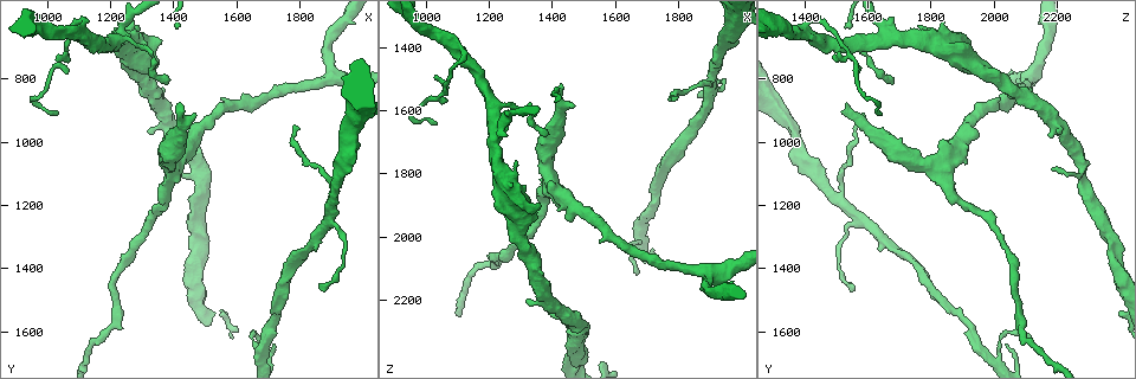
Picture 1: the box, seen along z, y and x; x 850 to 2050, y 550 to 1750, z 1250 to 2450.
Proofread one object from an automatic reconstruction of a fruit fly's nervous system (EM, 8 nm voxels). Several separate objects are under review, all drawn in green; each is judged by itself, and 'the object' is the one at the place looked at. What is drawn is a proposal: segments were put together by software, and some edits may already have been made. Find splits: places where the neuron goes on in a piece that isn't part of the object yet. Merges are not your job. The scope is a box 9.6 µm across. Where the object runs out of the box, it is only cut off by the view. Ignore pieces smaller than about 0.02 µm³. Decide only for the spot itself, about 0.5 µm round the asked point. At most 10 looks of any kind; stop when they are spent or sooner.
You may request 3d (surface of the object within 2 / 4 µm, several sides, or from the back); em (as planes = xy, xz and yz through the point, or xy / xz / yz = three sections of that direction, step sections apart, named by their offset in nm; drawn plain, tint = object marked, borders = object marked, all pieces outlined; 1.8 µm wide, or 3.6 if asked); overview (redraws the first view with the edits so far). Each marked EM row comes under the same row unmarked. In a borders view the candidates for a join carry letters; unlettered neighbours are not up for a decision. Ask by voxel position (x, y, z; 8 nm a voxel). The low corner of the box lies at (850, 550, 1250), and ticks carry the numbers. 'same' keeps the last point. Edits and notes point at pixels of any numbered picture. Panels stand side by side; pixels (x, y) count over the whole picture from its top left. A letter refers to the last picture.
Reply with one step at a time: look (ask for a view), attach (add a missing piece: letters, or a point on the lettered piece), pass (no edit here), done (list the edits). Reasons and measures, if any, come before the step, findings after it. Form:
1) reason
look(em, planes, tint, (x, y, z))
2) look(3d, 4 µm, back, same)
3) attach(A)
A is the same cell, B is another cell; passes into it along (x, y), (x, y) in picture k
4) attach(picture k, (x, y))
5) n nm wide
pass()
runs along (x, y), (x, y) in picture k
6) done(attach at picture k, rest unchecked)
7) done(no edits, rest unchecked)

look(em, 3.6 µm, planes, borders, (1370, 680, 1900))

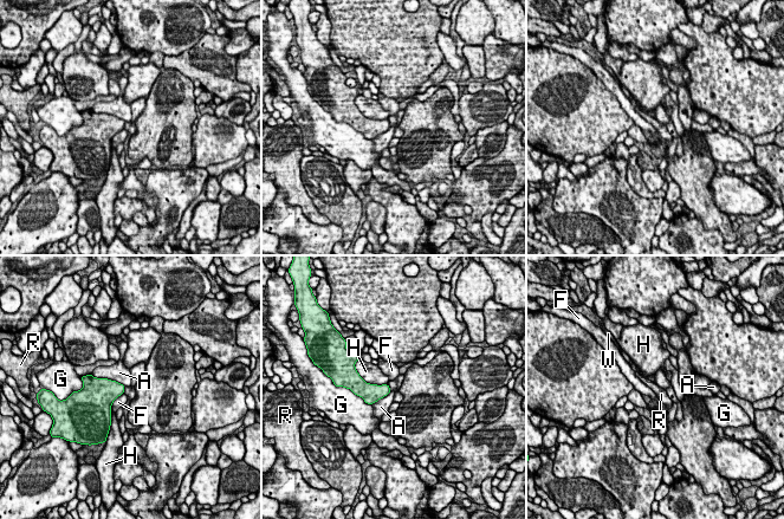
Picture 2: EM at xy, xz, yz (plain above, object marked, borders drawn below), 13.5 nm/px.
pass()
A, F, G, H, R and W are other cells; border along (125, 387), (122, 393) in picture 2; none of them fits

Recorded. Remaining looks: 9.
thin end
look(3d, 4 µm, (1380, 820, 1680))

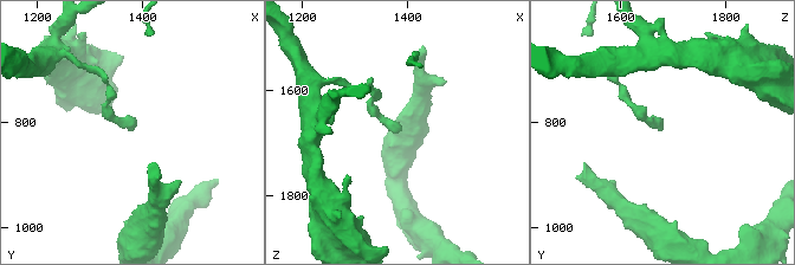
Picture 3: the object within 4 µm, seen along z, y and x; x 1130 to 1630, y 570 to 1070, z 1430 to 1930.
look(em, 3.6 µm, planes, borders, (1380, 820, 1685))

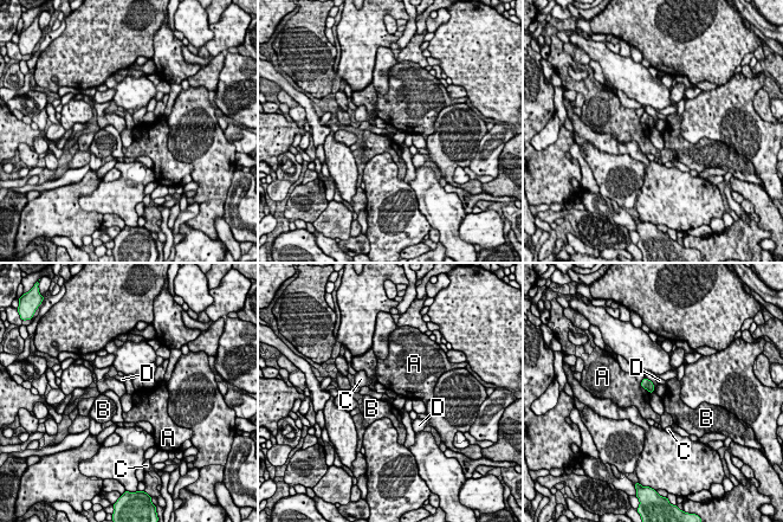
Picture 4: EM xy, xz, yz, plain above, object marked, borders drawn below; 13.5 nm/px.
pass()
A, B, C and D are other cells; border along (644, 376), (641, 386), (649, 393) in picture 4; no lettered piece goes on from it

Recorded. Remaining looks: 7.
arms part here
look(em, yz, step 16, tint, (1220, 670, 1680))

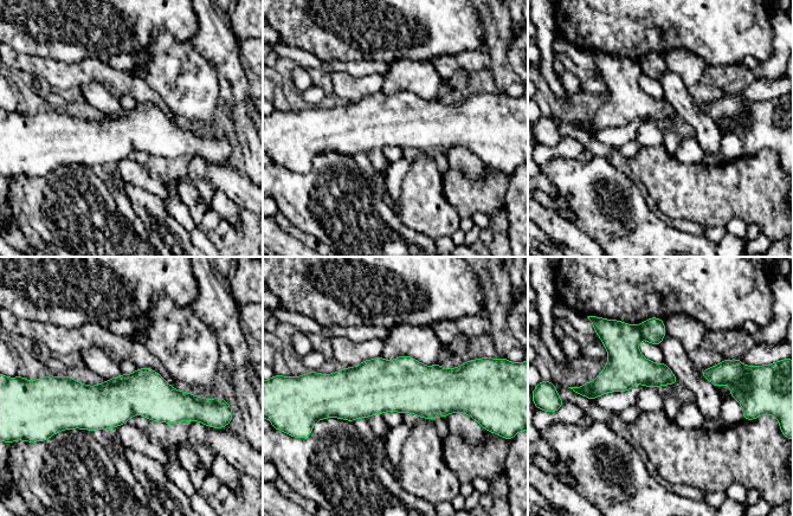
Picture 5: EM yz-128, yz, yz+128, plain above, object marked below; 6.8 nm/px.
look(em, yz, step 16, borders, same)

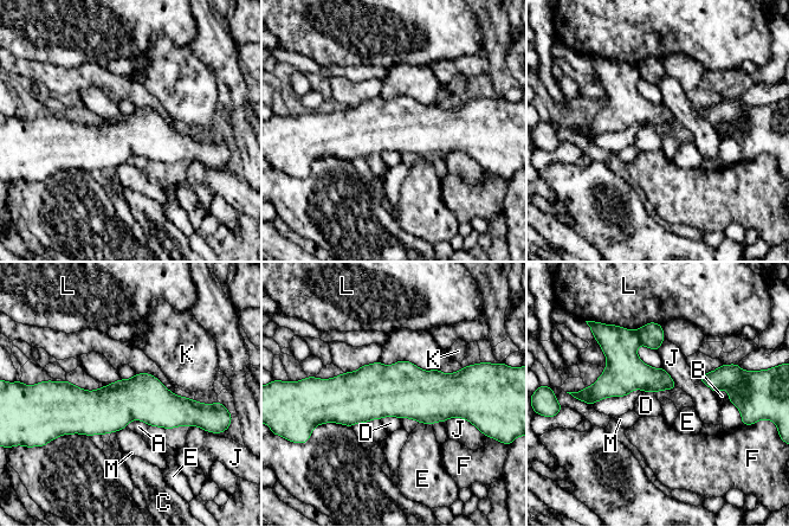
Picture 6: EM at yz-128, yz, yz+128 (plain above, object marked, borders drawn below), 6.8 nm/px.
pass()
A, B, C, D, E, F, J, K, L and M are other cells; runs along (323, 389), (465, 400) in picture 6; none of them fits

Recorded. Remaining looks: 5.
a fork
look(3d, 2 µm, (1900, 1170, 1490))

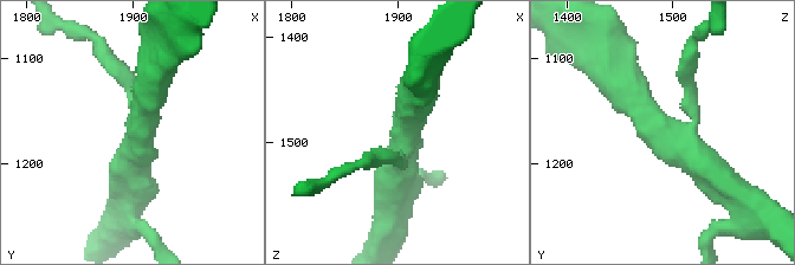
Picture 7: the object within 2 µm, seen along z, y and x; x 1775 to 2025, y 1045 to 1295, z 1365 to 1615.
need the tissue
look(em, xy, step 4, tint, (1910, 1172, 1494))

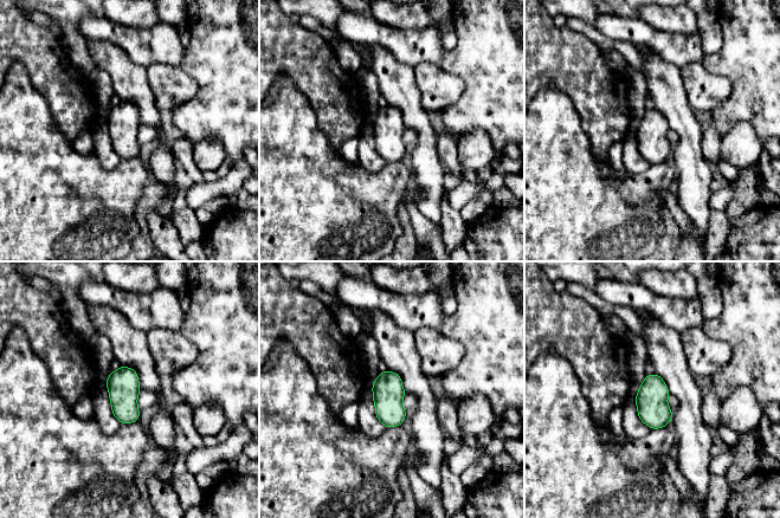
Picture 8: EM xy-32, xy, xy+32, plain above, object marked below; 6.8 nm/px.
look(em, planes, borders, same)

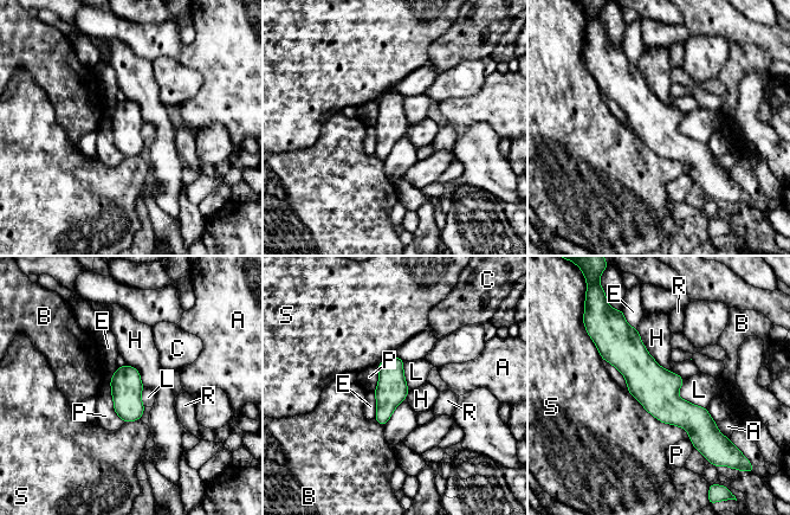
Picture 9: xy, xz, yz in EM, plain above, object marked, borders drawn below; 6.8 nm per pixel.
pass()
A, B, C, E, H, L, P, R and S are other cells; border along (682, 379), (678, 394), (706, 407) in picture 9; no lettered piece goes on from it

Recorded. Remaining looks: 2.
done(no edits, rest unchecked)

